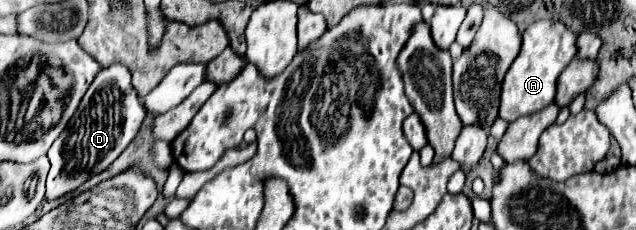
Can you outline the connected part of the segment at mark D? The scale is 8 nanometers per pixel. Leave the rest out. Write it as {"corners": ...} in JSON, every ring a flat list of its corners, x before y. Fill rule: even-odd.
{"corners":[[119,62,101,68,67,128,49,148,47,156,51,160,51,170,47,176,47,200,55,200,79,188,91,176,105,170,135,138,145,116,147,110,143,108,143,102,131,86,129,70]]}

